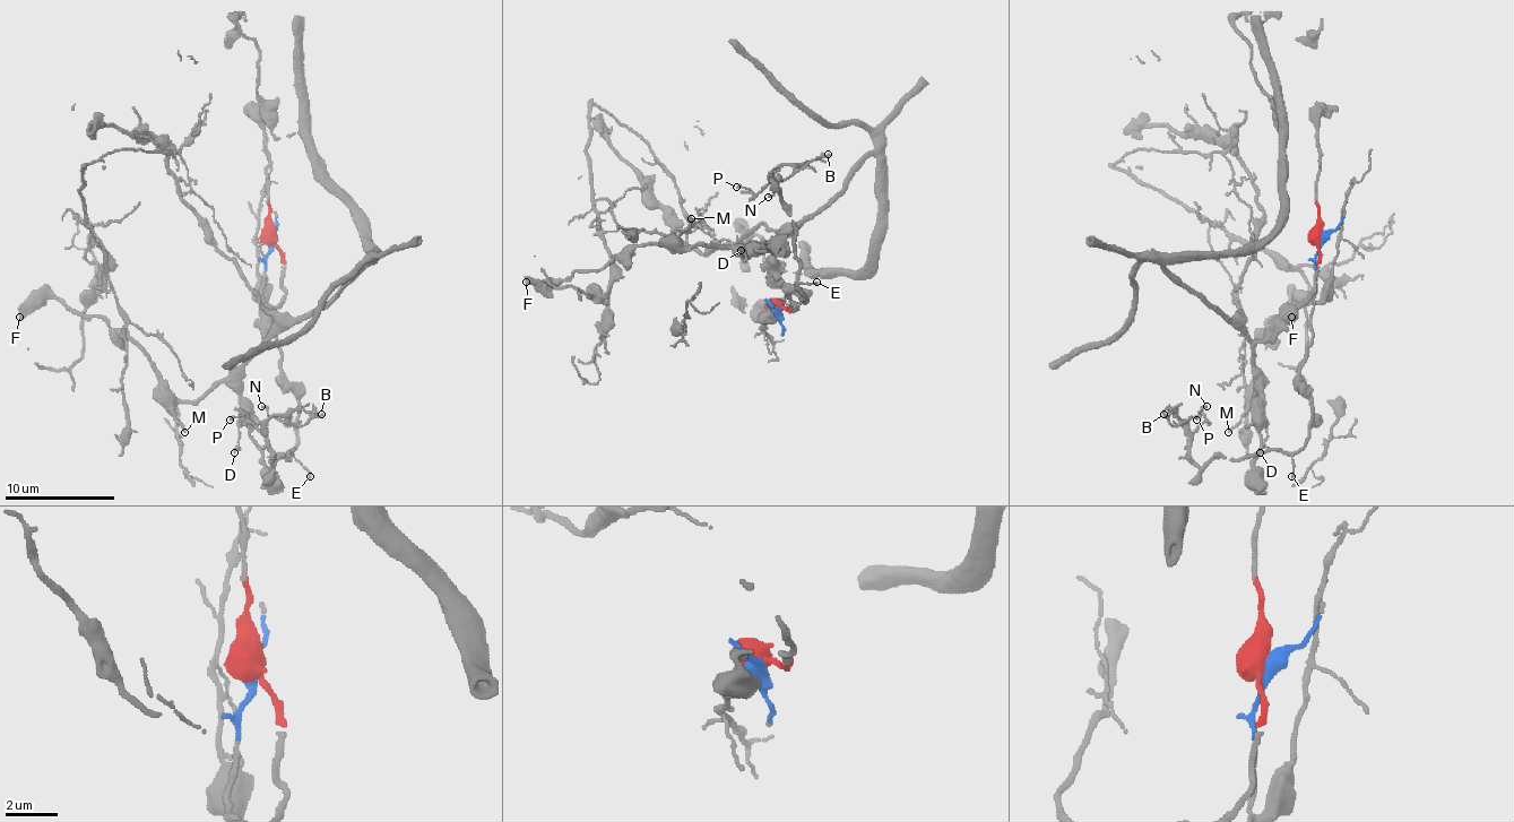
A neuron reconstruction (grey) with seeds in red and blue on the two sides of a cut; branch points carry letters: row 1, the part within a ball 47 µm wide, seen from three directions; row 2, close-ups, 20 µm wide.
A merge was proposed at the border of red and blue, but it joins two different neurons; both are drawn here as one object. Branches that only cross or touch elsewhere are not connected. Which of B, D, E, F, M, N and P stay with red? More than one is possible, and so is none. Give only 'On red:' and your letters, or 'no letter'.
On red: D, F, M

